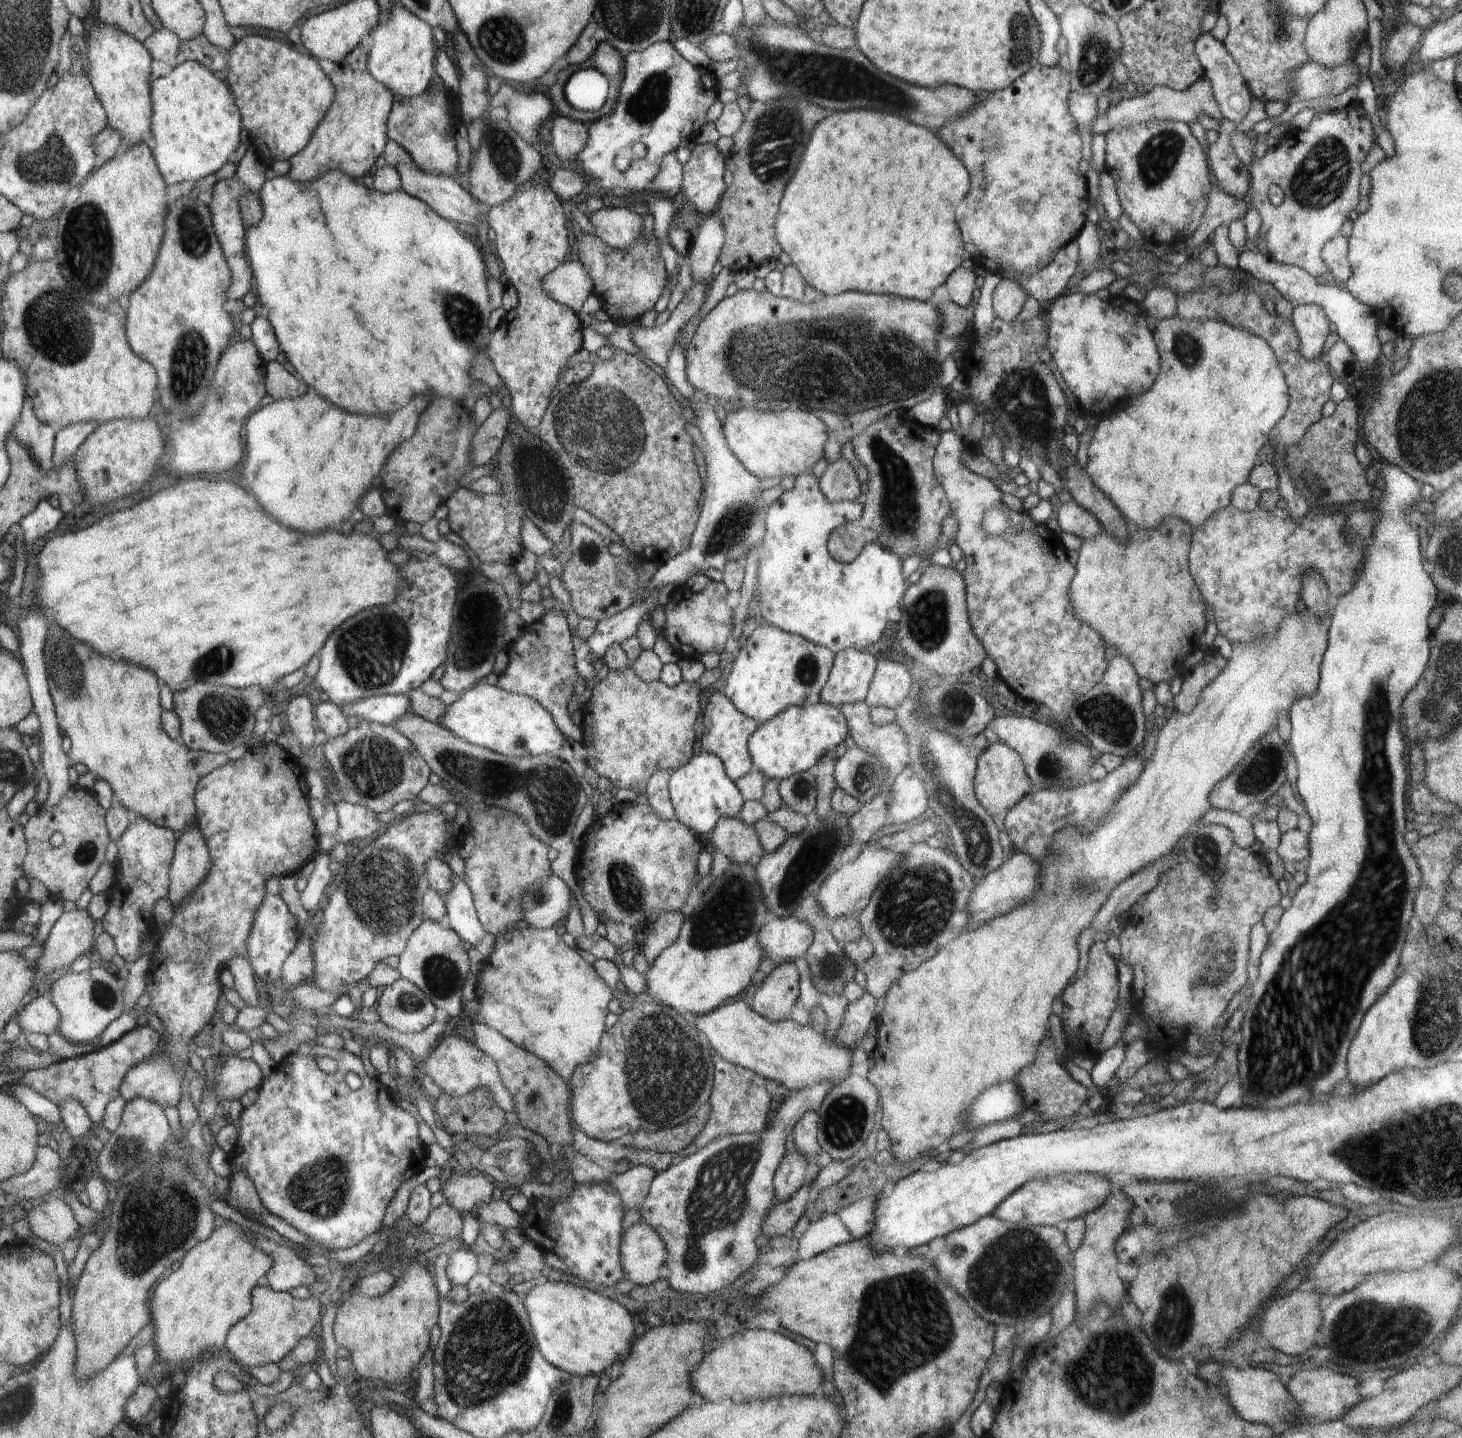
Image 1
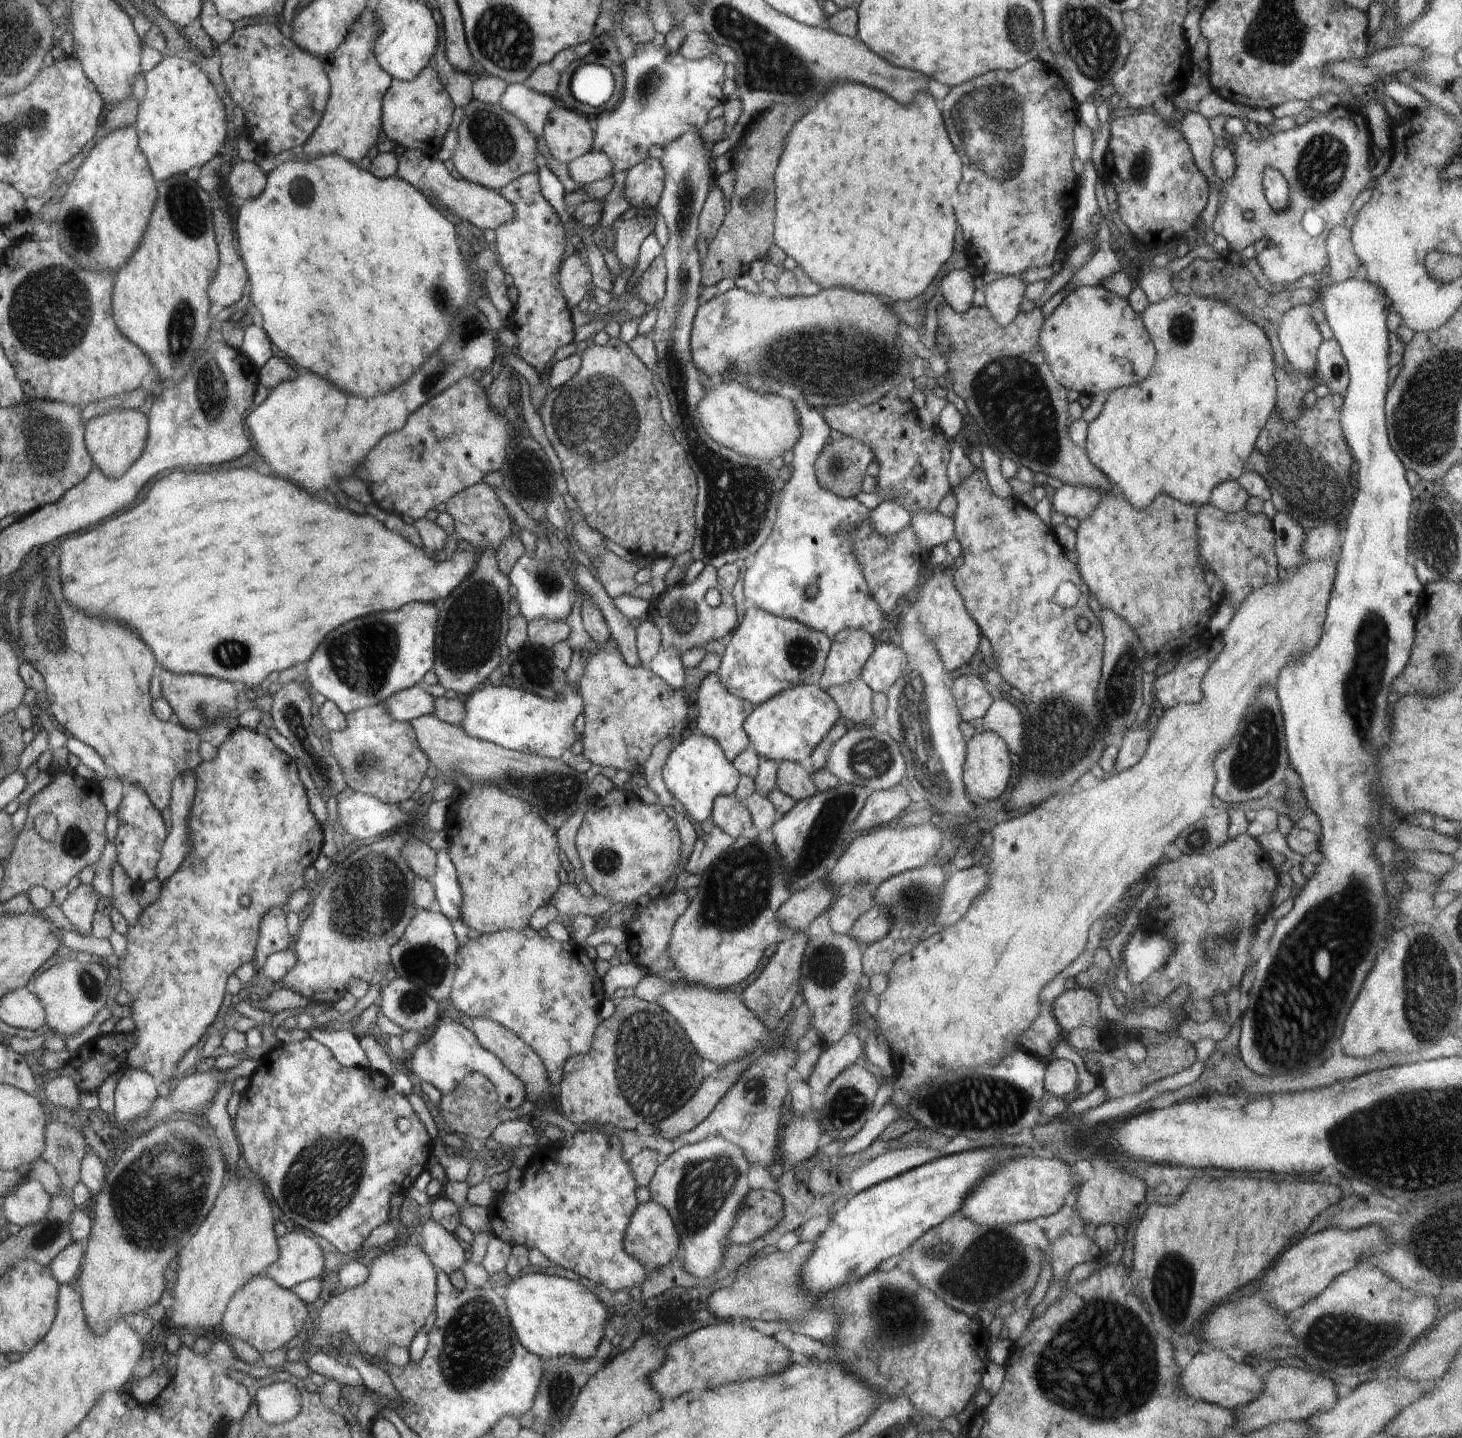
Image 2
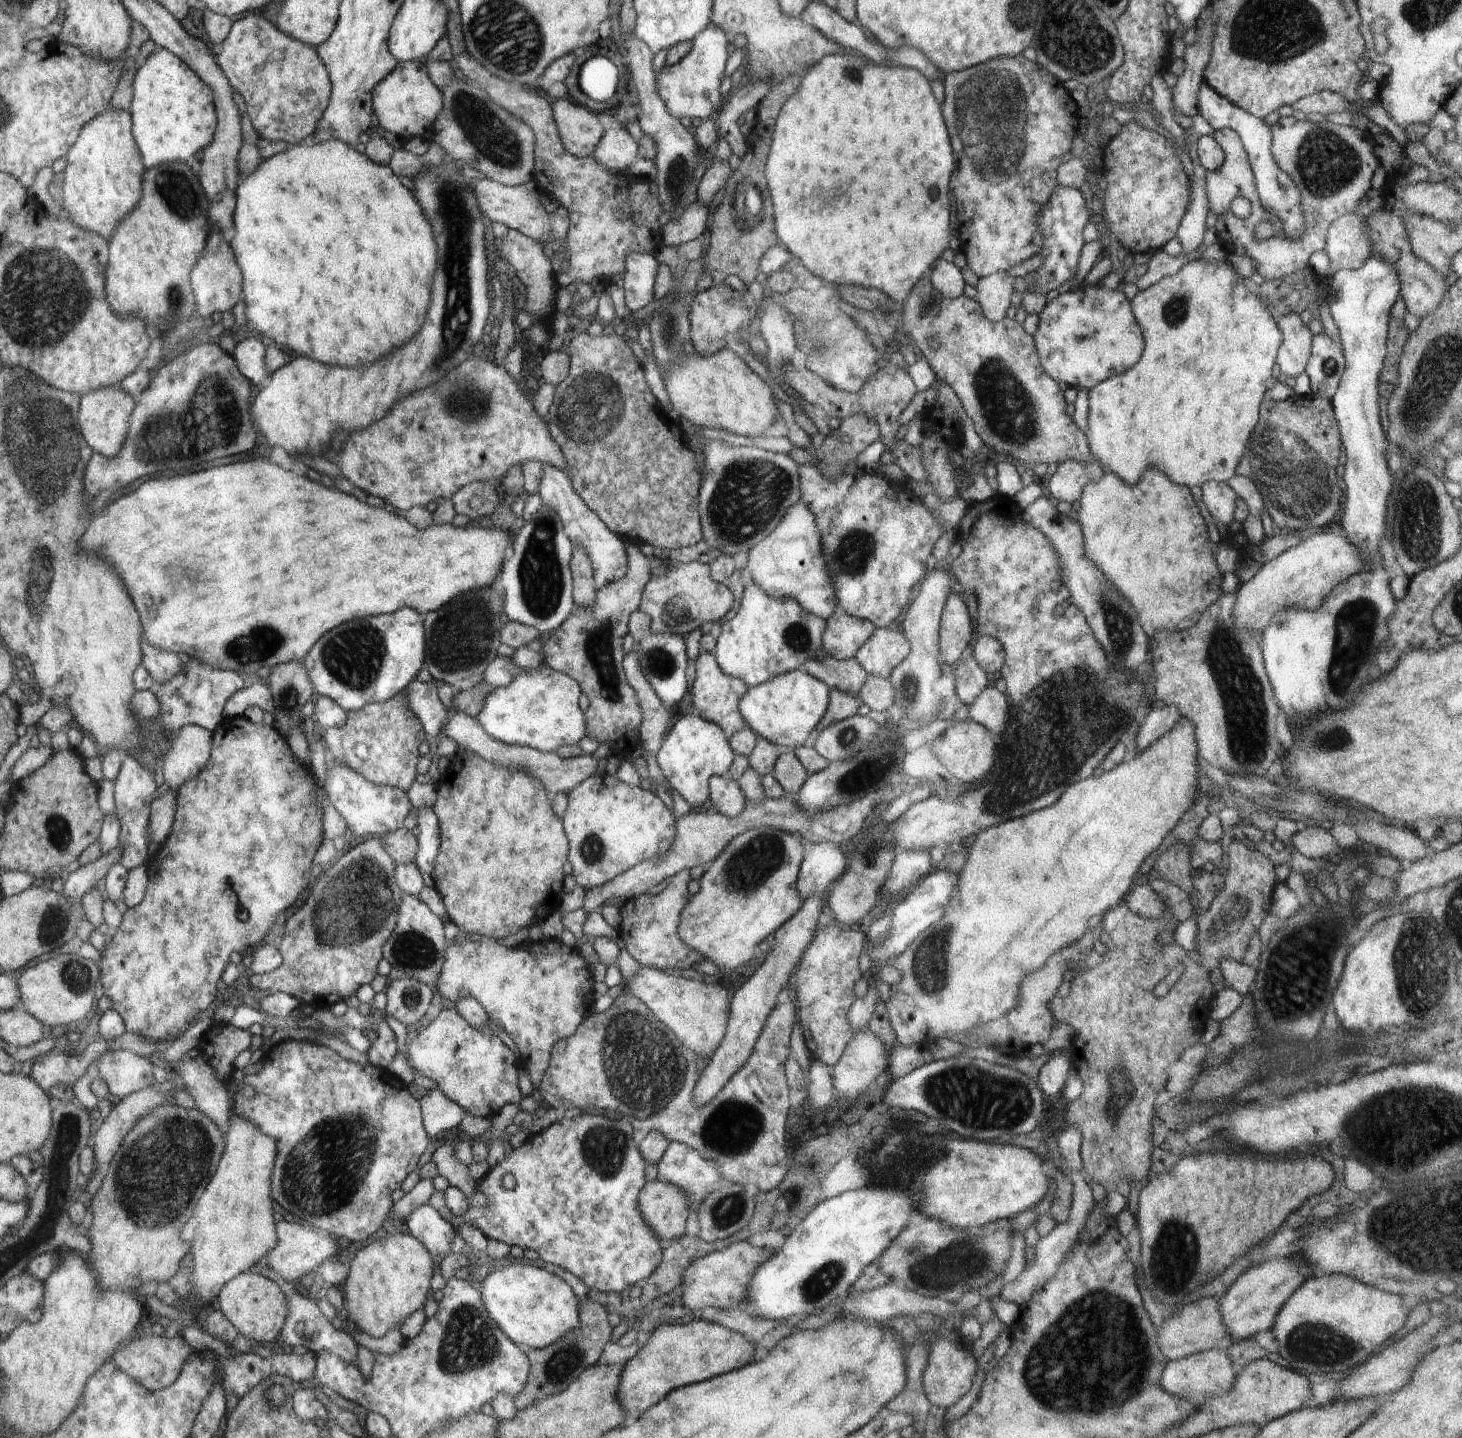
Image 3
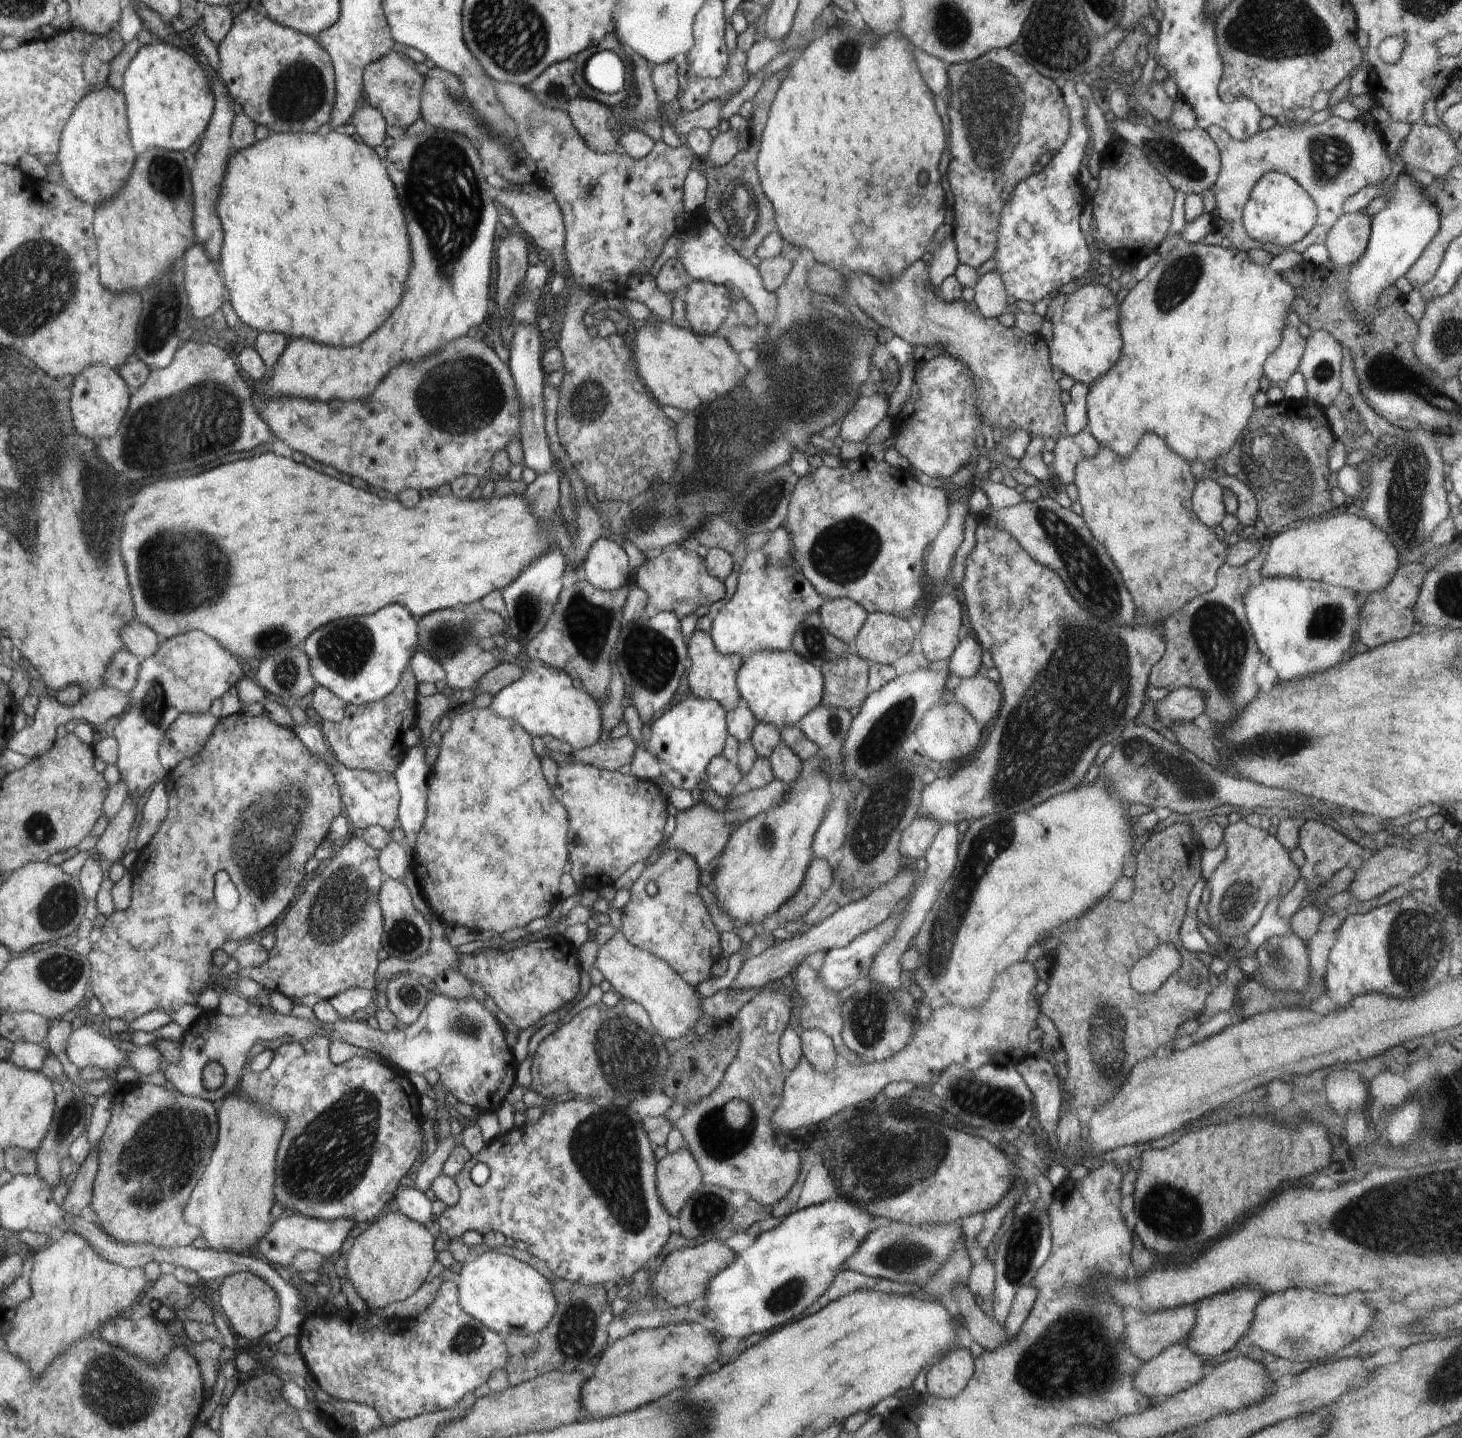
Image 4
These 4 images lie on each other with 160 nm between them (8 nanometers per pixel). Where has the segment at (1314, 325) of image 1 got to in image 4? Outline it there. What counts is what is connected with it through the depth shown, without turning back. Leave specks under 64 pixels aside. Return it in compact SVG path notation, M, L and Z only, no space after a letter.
M1287 325L1282 331L1278 348L1264 363L1264 375L1271 385L1282 386L1296 371L1305 351L1307 339L1300 335L1296 327Z

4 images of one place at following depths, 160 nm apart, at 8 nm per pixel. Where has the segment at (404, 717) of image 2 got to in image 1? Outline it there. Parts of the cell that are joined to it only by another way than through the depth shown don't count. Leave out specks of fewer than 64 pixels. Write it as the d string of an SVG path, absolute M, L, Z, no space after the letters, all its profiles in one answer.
M399 694L369 696L358 702L348 703L347 707L341 709L347 717L357 716L381 725L393 724L397 716L412 713L407 695Z

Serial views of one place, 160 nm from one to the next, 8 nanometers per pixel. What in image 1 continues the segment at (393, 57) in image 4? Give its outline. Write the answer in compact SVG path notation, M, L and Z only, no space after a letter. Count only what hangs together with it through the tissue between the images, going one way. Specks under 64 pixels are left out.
M439 77L432 80L429 88L415 97L396 96L388 119L388 138L403 145L412 160L429 173L444 173L458 179L460 153L452 137L452 118L448 114L448 98L444 82Z

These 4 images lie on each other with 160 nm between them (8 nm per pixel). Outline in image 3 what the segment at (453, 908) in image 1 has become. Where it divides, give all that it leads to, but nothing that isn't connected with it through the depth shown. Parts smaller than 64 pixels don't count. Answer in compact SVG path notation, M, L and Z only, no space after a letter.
M419 809L416 834L418 850L414 864L418 867L422 875L424 884L428 888L433 888L434 882L434 862L436 856L440 854L439 826L433 809Z

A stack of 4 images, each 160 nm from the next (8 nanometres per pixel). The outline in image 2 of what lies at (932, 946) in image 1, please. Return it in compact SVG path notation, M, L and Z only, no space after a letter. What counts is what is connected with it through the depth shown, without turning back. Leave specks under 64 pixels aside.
M933 860L923 867L894 875L873 889L873 901L885 911L890 930L880 942L863 947L861 960L863 974L868 978L874 975L888 976L892 965L921 941L922 932L928 926L938 924L937 917L945 884L953 870L950 862L946 864Z

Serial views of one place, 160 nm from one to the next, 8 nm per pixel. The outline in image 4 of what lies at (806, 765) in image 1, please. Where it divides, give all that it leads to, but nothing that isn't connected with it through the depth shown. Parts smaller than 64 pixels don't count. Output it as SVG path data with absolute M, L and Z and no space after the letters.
M762 651L744 661L738 672L738 687L742 701L746 701L757 722L772 724L780 730L783 726L799 726L799 722L812 709L820 706L823 695L823 679L820 668L794 651Z

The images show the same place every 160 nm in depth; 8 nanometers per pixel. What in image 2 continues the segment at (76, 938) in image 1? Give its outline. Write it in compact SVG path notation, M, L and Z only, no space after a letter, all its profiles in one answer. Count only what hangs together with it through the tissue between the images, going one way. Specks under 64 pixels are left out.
M80 884L74 892L69 892L60 908L72 925L72 931L83 937L91 934L99 898L91 884Z

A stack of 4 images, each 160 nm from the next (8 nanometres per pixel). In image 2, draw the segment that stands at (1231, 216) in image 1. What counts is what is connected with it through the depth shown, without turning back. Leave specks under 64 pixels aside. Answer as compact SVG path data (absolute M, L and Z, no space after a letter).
M1186 112L1181 120L1181 130L1186 142L1190 145L1196 166L1209 182L1217 184L1219 190L1223 184L1221 178L1216 174L1213 167L1212 151L1216 146L1214 144L1215 136L1210 129L1208 119L1200 113Z

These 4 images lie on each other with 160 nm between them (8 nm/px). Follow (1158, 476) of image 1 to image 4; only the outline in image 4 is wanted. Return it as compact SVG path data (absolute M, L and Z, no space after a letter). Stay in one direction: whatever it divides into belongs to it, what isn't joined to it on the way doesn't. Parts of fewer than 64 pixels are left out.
M1198 242L1178 244L1168 254L1148 272L1147 276L1135 284L1135 287L1119 304L1119 329L1123 340L1123 349L1117 363L1113 364L1103 377L1089 384L1089 393L1086 397L1087 428L1100 446L1109 448L1121 459L1129 457L1142 437L1150 432L1159 436L1189 464L1216 464L1217 460L1234 446L1238 440L1238 435L1246 428L1251 414L1255 410L1253 398L1260 390L1260 378L1264 375L1264 363L1268 356L1278 348L1282 340L1282 331L1287 326L1284 315L1296 296L1294 296L1294 289L1291 284L1285 282L1280 273L1273 271L1268 266L1256 266L1250 262L1248 253L1240 249L1226 249L1222 246L1205 245Z

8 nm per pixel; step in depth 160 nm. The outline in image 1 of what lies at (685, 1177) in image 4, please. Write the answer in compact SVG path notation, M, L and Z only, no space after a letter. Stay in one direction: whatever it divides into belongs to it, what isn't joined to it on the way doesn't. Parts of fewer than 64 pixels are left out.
M640 1220L622 1236L621 1262L626 1279L636 1286L656 1282L664 1276L666 1253L657 1232Z

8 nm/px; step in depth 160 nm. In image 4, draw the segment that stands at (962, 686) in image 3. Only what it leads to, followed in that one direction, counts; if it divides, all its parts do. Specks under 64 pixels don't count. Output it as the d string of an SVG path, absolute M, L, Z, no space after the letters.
M968 637L958 643L956 650L949 658L948 670L962 679L968 679L978 674L982 666L981 652L983 648L980 648L980 644L976 640Z

